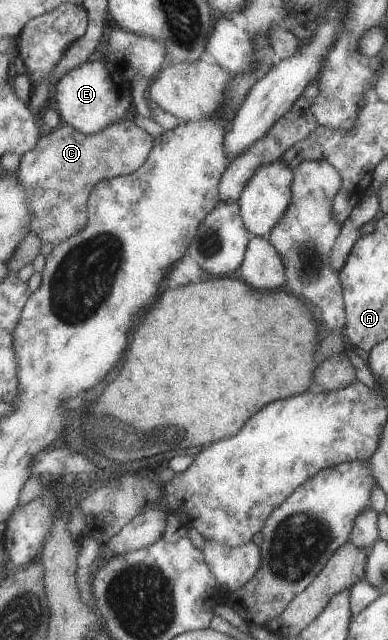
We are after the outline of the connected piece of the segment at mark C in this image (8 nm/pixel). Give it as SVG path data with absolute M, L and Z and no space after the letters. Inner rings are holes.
M132 117L112 123L94 134L86 134L67 123L61 124L56 130L43 130L39 143L21 157L17 169L32 203L32 231L37 232L43 241L48 241L53 247L61 245L75 234L80 234L89 223L88 199L93 188L101 180L135 173L145 165L153 148L153 135L135 125Z

